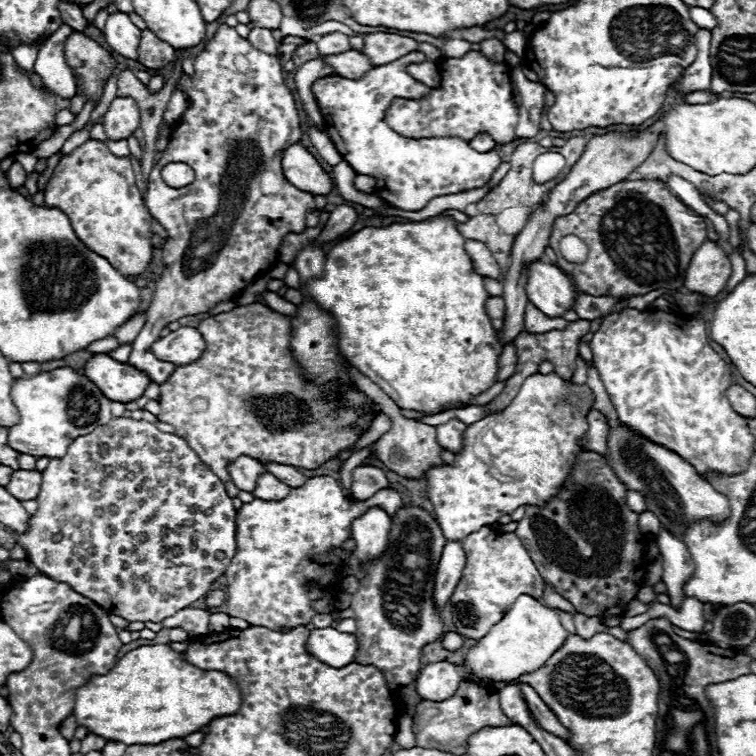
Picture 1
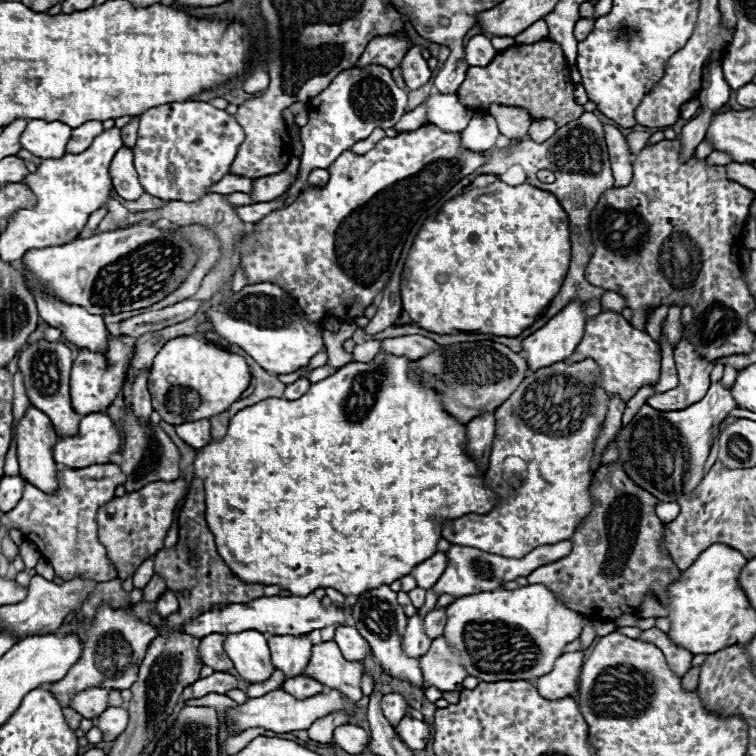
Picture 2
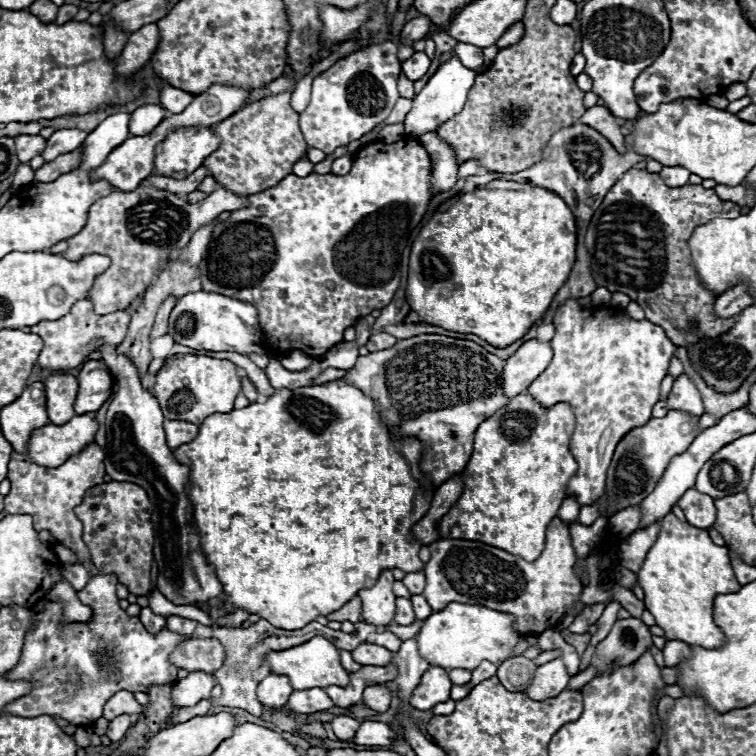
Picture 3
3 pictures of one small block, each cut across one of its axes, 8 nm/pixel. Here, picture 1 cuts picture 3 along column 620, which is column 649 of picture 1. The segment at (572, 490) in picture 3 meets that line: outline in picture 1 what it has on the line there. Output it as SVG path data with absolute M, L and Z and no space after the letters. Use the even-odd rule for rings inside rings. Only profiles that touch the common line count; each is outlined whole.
M628 308L620 314L610 314L604 318L602 326L598 332L594 332L594 338L590 340L590 348L592 348L592 354L594 354L594 366L600 374L600 380L610 396L610 402L614 404L616 412L618 412L618 418L628 424L630 428L636 428L636 432L640 432L642 436L648 436L650 440L656 440L656 444L664 444L666 448L672 448L674 452L680 452L680 456L684 456L684 460L688 460L696 472L700 472L700 476L706 476L708 470L716 470L716 472L726 472L726 474L736 474L736 472L742 472L744 470L744 464L748 464L748 456L752 456L752 434L748 432L746 424L744 424L744 418L740 414L736 414L726 398L726 388L732 386L732 374L730 374L730 368L728 364L710 348L708 344L708 332L706 332L706 322L699 318L687 318L687 316L676 316L671 313L667 313L659 310L646 310L646 312L640 312L634 308Z

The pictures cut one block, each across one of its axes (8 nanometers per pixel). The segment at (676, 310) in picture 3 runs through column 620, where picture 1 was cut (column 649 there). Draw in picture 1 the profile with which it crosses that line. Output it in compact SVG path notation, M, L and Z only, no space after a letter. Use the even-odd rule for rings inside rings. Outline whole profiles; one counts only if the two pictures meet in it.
M644 178L644 180L620 180L606 190L598 190L582 200L576 210L568 216L560 216L554 220L550 246L558 254L560 268L572 276L574 286L592 296L614 296L614 298L630 298L642 296L658 288L680 290L684 286L684 276L692 252L700 246L700 240L706 240L706 218L694 216L688 208L672 194L666 182L658 178ZM568 234L578 236L588 246L588 258L582 264L572 264L564 260L560 254L560 240Z

